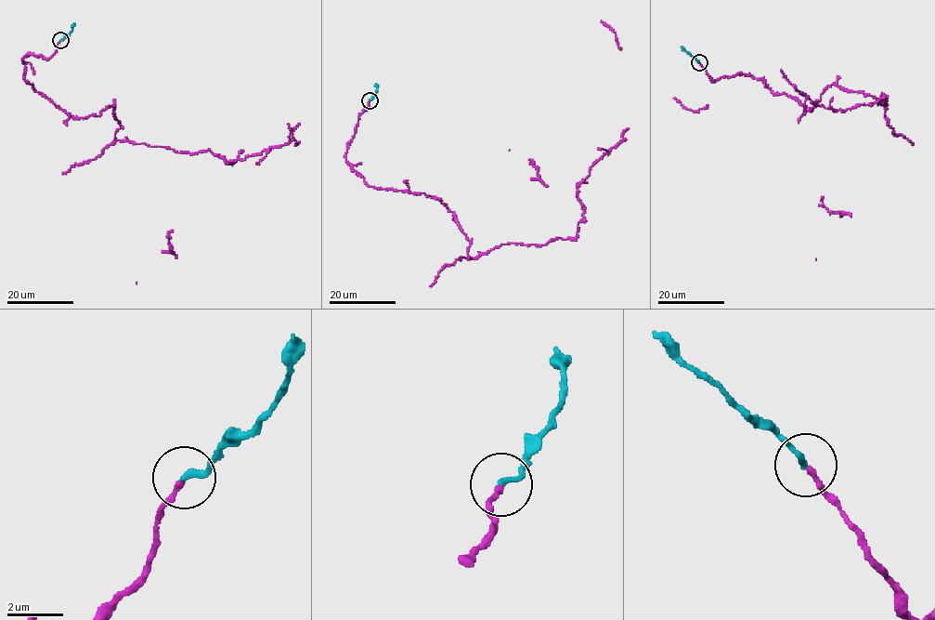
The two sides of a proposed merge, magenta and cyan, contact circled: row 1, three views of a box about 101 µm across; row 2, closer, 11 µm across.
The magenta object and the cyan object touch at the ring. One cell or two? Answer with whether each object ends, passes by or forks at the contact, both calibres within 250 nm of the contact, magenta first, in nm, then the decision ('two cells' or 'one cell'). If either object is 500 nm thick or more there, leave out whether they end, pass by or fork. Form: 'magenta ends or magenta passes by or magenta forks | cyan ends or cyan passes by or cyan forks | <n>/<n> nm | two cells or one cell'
magenta ends | cyan ends | 180/220 nm | one cell

